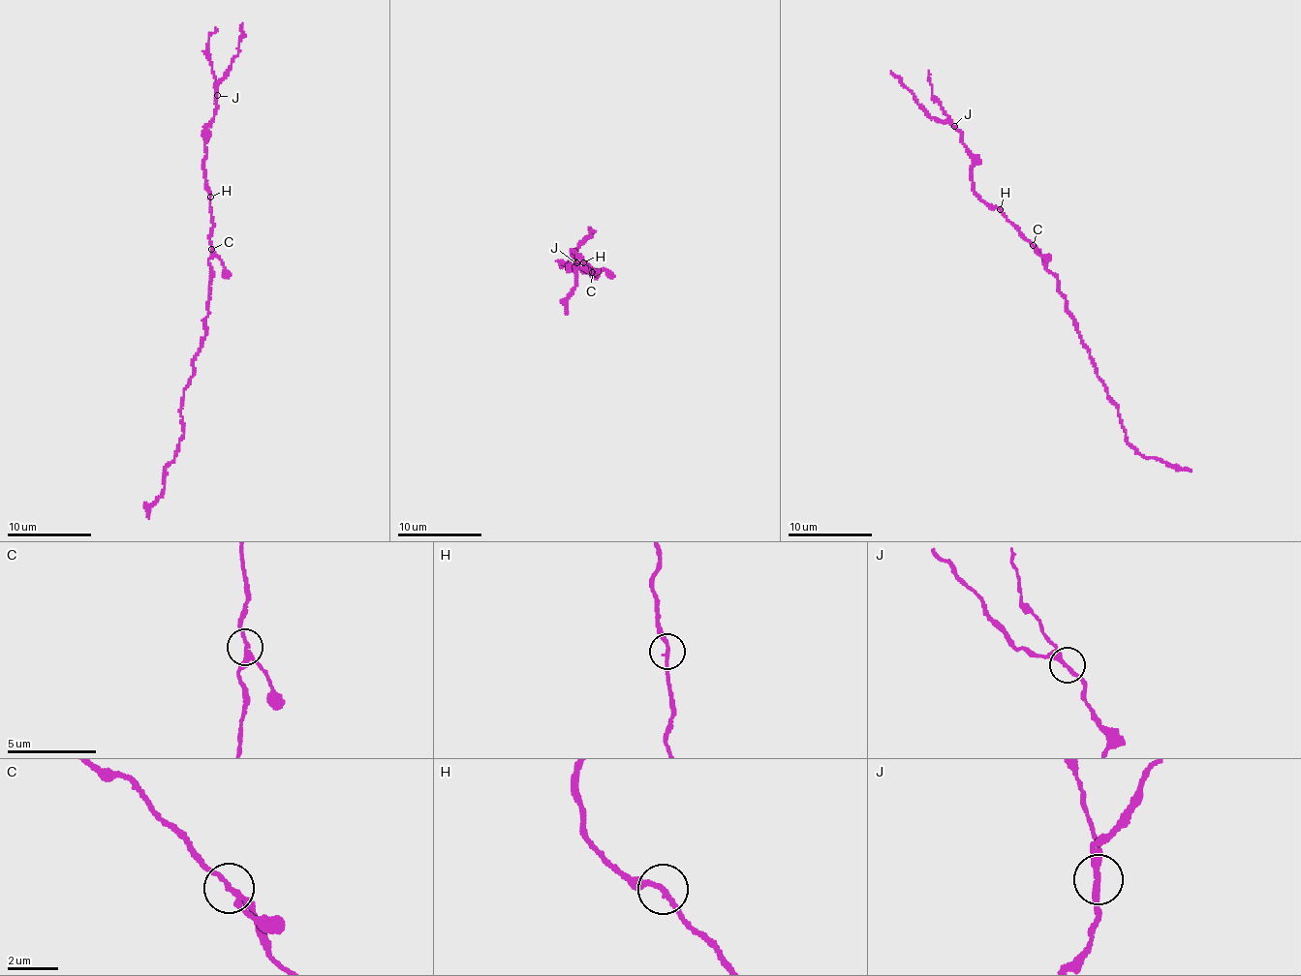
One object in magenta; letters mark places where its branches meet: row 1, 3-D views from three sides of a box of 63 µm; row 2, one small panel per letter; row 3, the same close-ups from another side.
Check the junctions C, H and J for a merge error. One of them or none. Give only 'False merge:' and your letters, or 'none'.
False merge: none

